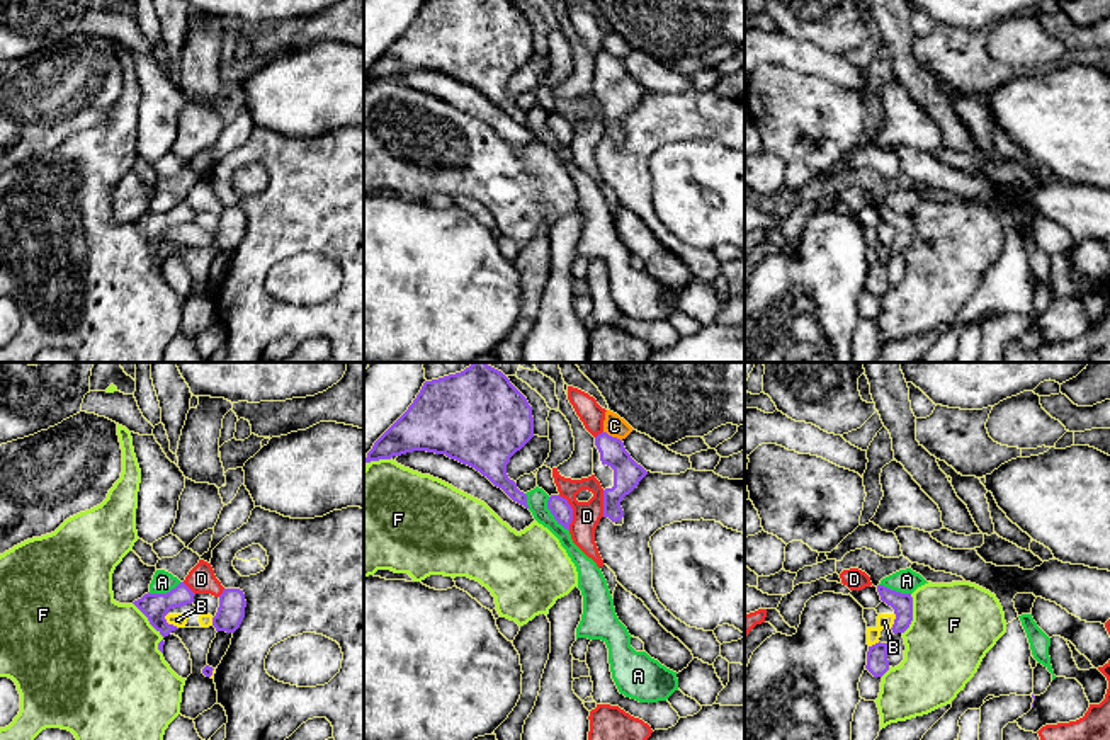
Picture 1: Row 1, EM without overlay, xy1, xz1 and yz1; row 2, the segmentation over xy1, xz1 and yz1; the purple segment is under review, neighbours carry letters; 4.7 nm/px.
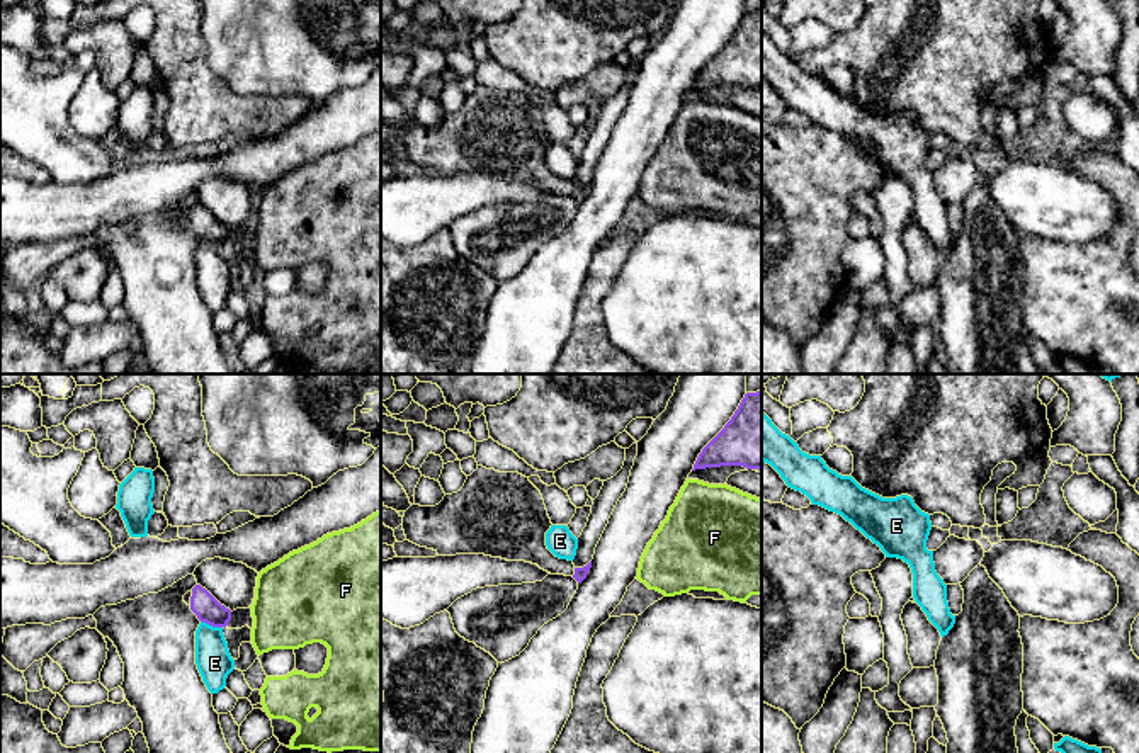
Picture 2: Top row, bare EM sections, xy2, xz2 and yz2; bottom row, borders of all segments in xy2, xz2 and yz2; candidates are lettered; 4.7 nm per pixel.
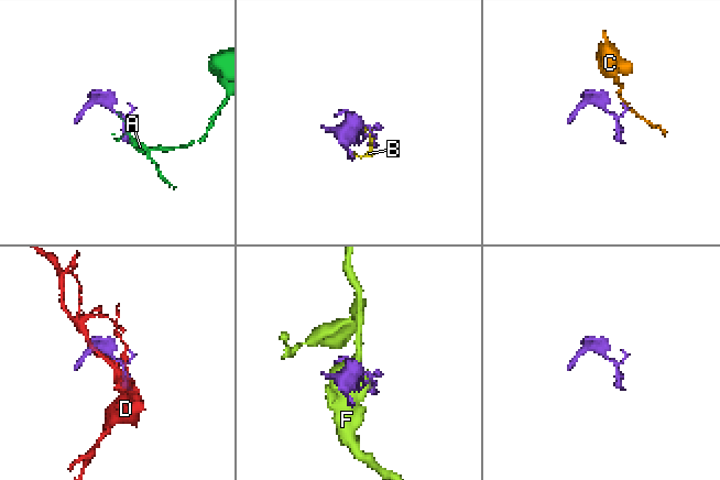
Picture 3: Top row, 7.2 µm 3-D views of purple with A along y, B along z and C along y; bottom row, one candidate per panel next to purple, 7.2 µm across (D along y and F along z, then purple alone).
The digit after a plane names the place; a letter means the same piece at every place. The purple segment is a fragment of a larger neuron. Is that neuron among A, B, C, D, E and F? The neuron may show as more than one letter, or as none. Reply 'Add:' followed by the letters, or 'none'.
Add: none

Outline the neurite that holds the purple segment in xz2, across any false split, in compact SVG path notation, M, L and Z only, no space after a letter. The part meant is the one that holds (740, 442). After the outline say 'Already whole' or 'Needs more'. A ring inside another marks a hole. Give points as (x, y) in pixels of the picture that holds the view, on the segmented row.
M762 391L745 394L731 420L702 449L692 471L721 466L762 471Z. Already whole

